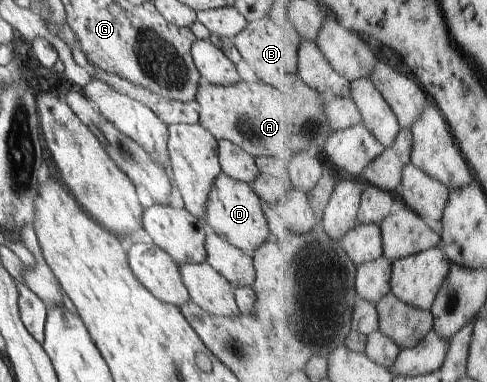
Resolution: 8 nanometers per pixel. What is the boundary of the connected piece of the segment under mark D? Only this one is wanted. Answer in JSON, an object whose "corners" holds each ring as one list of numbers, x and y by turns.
{"corners":[[222,172,209,191,202,222,207,226,208,231,218,233,233,246,249,253,252,257,259,246,271,236,266,221,267,215,262,211,262,202,252,189,252,185,235,180]]}

